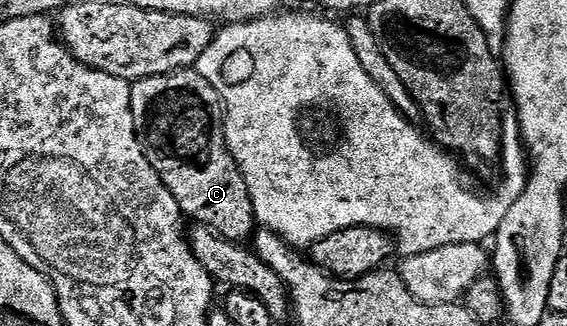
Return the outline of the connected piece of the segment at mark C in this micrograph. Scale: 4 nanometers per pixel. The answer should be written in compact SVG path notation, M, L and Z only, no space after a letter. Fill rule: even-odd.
M196 68L141 78L131 85L131 106L135 128L145 148L147 160L171 196L175 196L182 215L186 219L194 218L194 223L211 228L232 242L244 243L252 239L259 223L251 204L251 192L235 156L231 156L229 151L225 139L225 108L219 92L215 92L210 82L203 80Z

